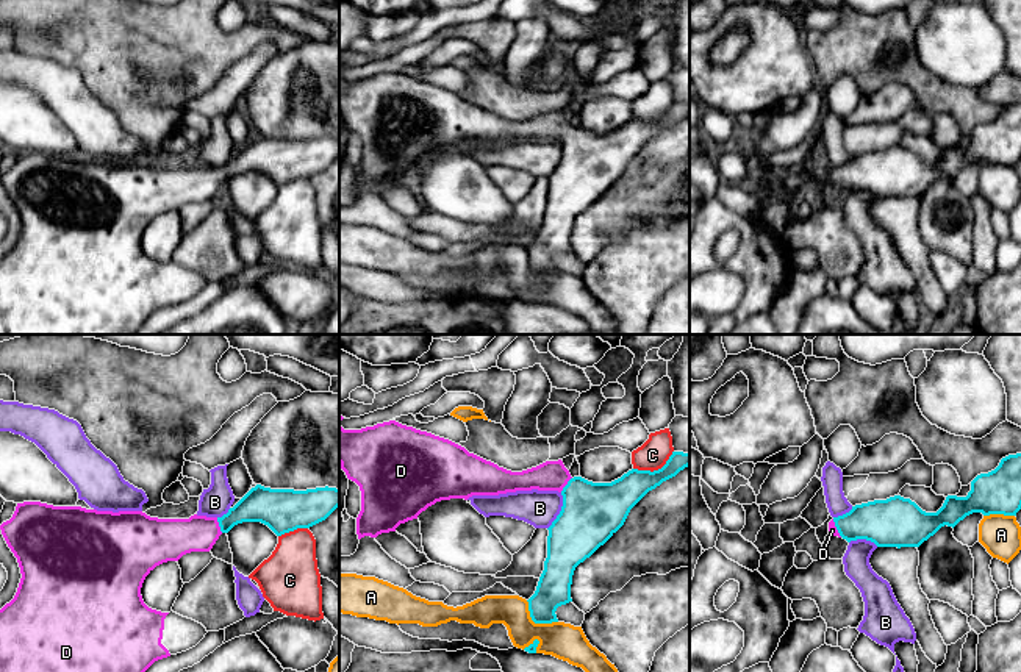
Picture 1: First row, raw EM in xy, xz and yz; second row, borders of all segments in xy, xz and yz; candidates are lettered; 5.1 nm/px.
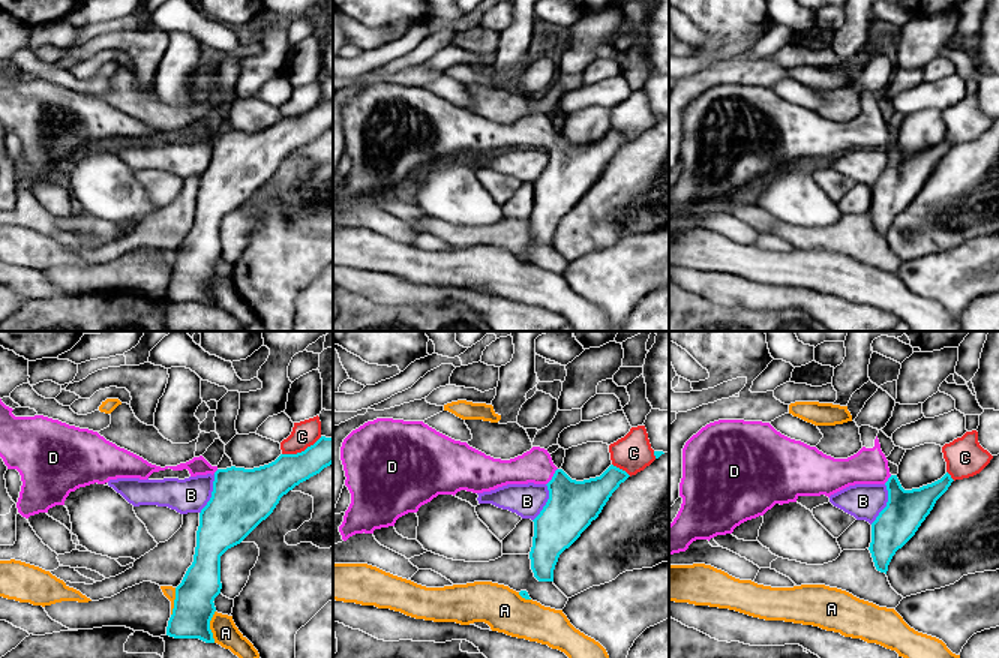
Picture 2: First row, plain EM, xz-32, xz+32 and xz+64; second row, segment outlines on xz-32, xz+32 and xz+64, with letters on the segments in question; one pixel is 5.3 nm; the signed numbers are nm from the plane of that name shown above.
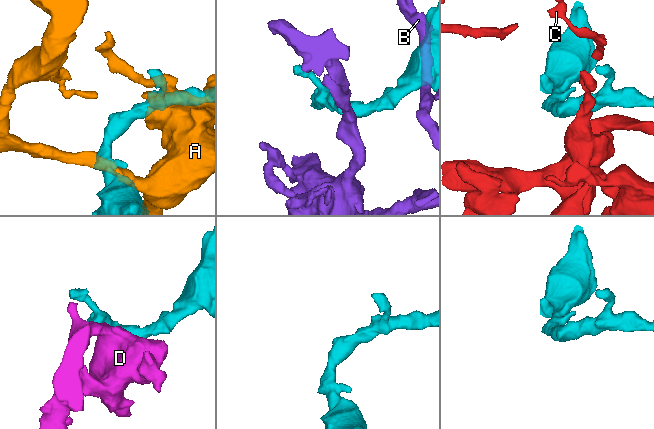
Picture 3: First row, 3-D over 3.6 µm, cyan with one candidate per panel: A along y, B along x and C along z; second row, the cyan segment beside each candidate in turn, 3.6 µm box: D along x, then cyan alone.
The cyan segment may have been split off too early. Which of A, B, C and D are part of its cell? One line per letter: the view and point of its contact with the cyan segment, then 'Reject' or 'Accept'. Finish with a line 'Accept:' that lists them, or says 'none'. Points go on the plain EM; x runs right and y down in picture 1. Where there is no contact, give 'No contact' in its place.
A: Touches cyan at xz (535, 272). Reject
B: Touches cyan at xz (560, 161). Reject
C: Touches cyan at xz (655, 121). Reject
D: Touches cyan at xy (219, 175). Accept
Accept: D

